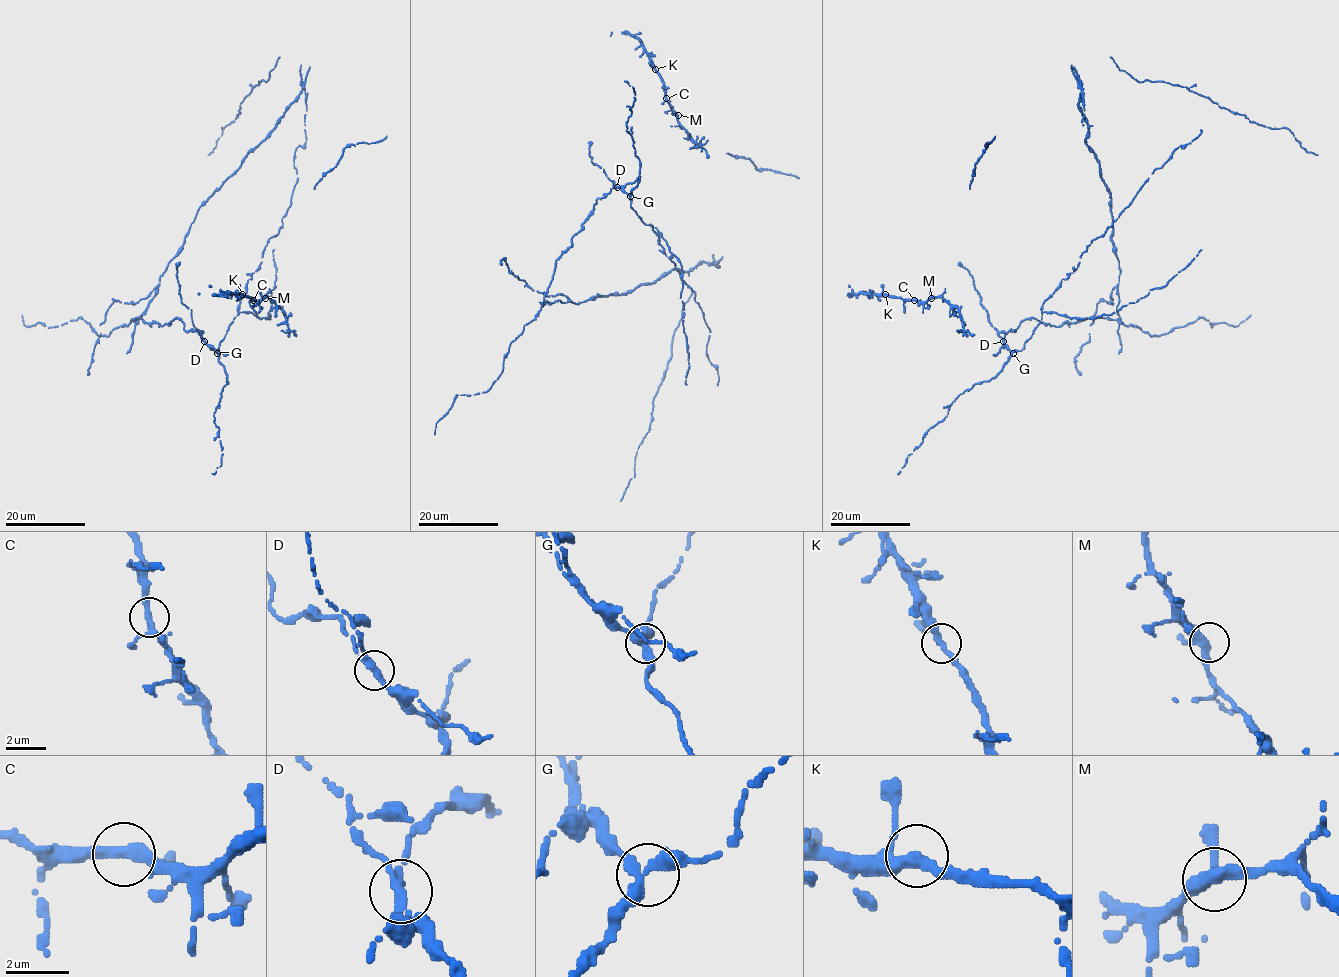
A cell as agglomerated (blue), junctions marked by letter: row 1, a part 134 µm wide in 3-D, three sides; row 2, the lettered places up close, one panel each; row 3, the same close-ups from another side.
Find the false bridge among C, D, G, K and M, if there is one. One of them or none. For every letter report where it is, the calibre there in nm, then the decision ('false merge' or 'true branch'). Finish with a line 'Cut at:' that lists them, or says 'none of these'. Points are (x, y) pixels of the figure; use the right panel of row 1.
C: place (914, 300); calibre 280 nm; true branch
D: place (1003, 341); calibre 280 nm; false merge
G: place (1013, 353); calibre 320 nm; true branch
K: place (885, 294); calibre 280 nm; true branch
M: place (931, 298); calibre 320 nm; true branch
Cut at: D

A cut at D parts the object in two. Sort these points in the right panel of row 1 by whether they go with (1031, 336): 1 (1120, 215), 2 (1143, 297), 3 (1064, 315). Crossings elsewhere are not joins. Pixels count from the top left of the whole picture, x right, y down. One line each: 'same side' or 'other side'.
1: same side
2: same side
3: same side

